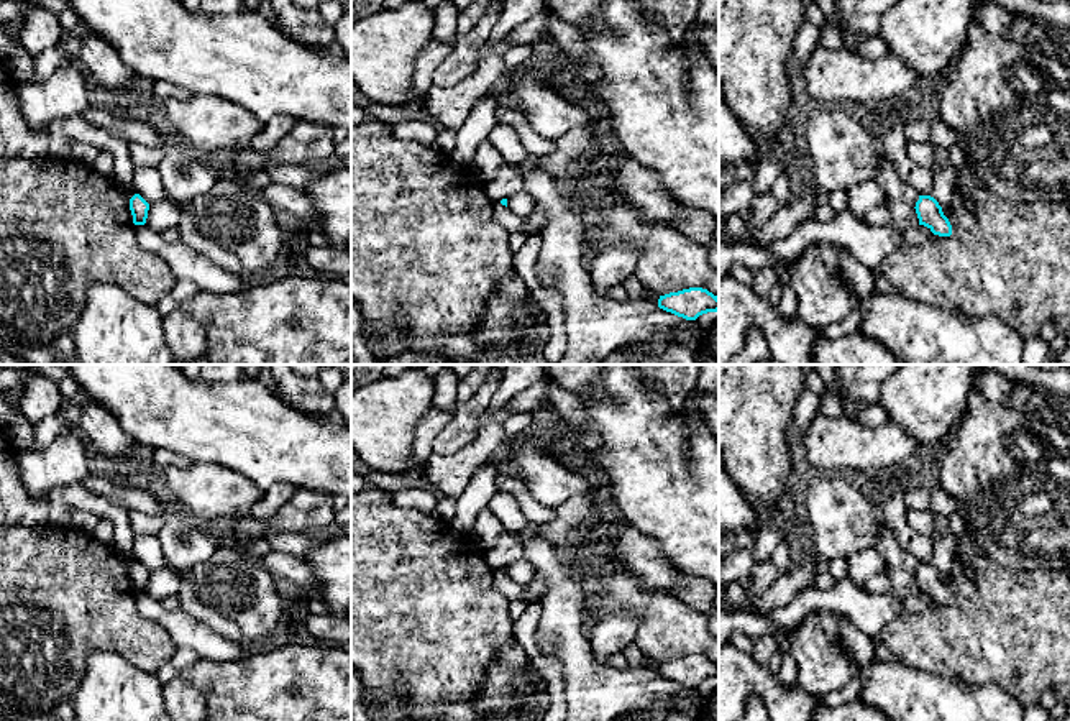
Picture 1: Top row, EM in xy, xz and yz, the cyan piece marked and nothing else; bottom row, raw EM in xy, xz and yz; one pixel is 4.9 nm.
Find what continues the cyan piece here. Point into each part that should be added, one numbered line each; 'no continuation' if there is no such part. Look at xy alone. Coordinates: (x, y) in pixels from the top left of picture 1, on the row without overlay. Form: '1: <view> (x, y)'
no continuation

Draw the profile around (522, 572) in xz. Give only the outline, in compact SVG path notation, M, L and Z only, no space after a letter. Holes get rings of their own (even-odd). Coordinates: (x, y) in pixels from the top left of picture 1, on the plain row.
M528 560L507 565L507 575L515 583L527 586L535 578L535 570Z

